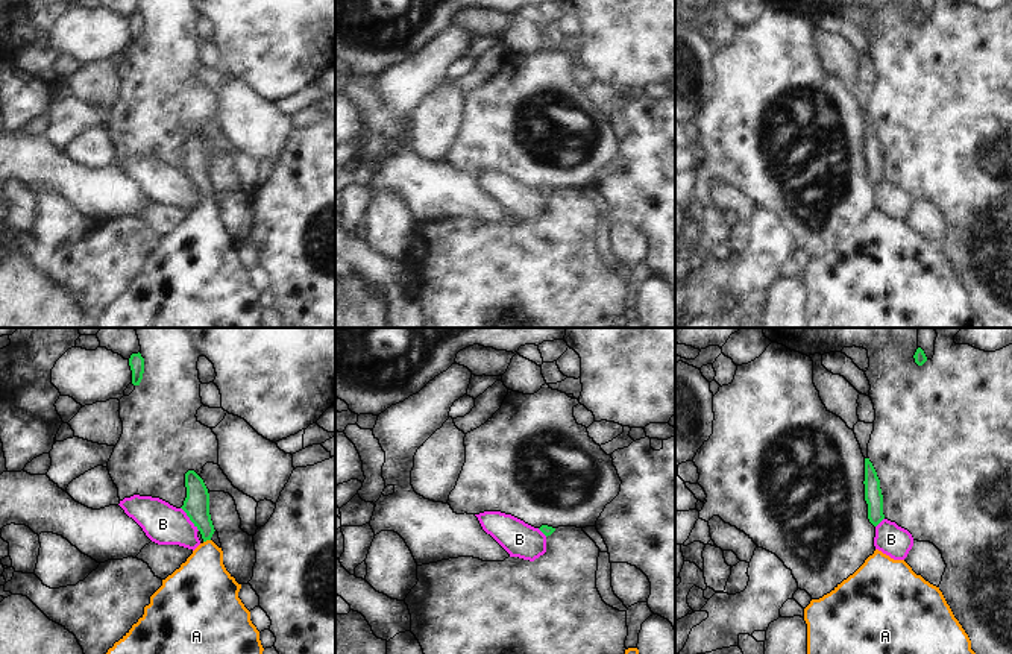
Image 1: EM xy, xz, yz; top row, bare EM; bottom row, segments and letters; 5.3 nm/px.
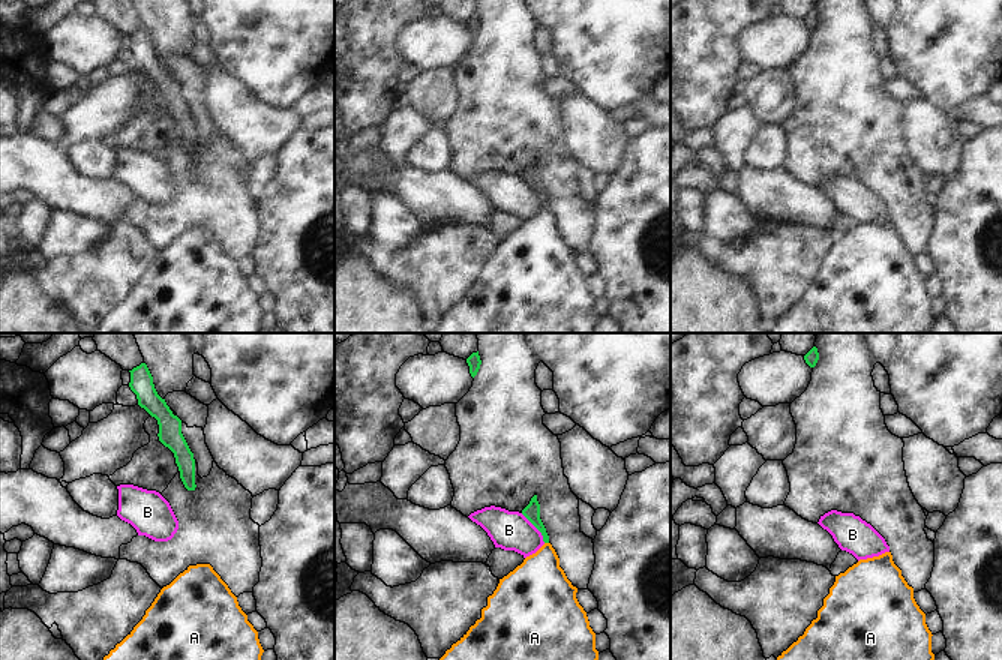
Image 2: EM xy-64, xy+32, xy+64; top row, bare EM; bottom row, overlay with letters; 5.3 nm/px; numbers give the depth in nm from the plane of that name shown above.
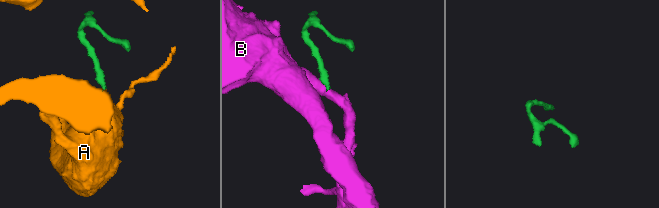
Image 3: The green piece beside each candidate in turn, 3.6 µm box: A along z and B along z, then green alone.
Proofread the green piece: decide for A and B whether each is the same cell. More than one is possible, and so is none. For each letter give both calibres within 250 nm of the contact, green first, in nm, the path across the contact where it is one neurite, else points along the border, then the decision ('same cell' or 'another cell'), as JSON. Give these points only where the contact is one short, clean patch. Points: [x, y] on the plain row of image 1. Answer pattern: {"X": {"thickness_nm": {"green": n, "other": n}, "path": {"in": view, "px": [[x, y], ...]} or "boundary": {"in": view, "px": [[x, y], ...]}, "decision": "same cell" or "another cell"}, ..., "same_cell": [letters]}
{"A": {"thickness_nm": {"green": 140, "other": 320}, "path": {"in": "xy", "px": [[196, 166], [207, 188], [207, 199], [202, 246]]}, "decision": "same cell"}, "B": {"thickness_nm": {"green": 140, "other": 220}, "boundary": {"in": "xy", "px": [[181, 167], [199, 190]]}, "decision": "another cell"}, "same_cell": ["A"]}

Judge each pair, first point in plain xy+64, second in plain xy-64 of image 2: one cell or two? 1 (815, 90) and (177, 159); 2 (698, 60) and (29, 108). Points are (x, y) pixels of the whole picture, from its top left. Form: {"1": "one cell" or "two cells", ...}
{"1": "two cells", "2": "one cell"}

